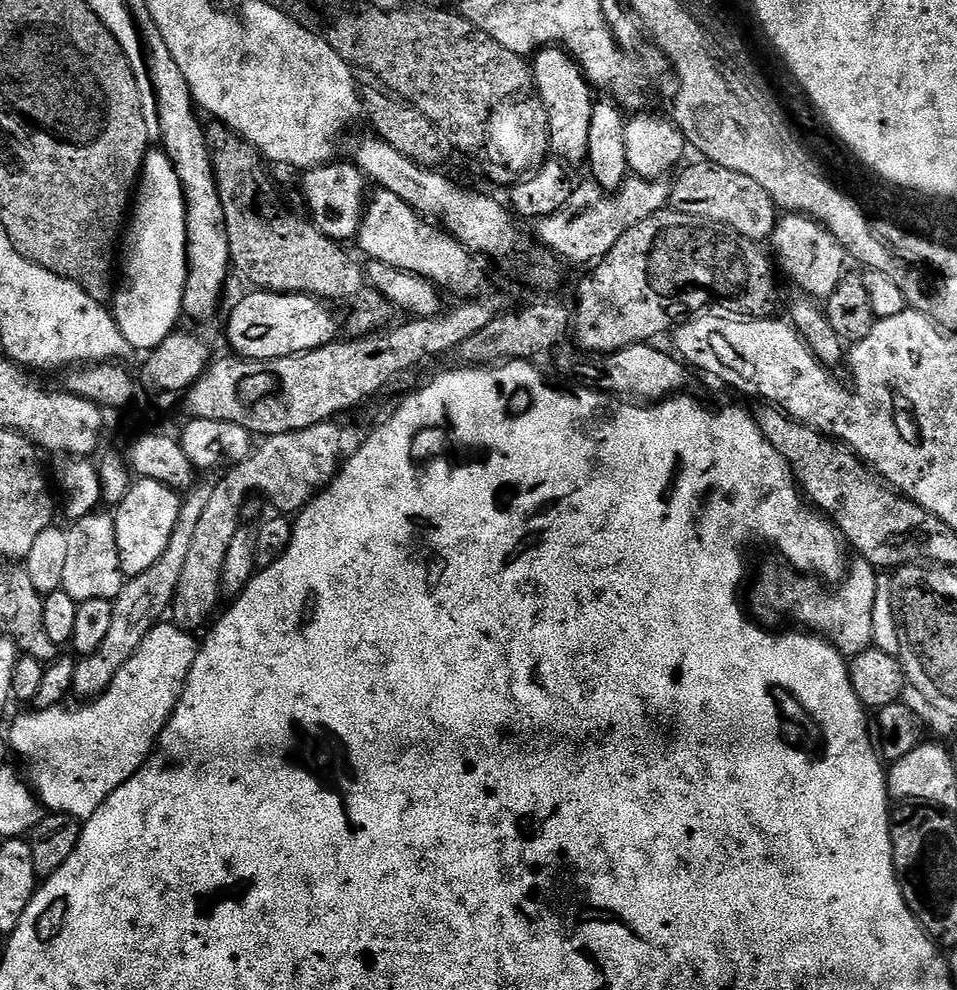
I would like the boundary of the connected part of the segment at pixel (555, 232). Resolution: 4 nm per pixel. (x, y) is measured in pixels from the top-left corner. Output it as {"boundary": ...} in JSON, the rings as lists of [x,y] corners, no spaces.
{"boundary":[[[629,178],[616,192],[608,192],[595,182],[587,183],[577,183],[567,202],[557,212],[543,217],[535,225],[536,232],[540,235],[539,243],[564,262],[569,260],[572,264],[595,265],[604,259],[614,242],[618,242],[618,238],[622,238],[630,226],[646,222],[646,218],[665,211],[670,204],[670,184],[664,178]]]}

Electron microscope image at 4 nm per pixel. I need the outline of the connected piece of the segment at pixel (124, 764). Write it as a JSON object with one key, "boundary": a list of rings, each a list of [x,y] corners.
{"boundary":[[[174,622],[155,624],[146,634],[142,646],[118,670],[110,686],[99,696],[89,699],[81,708],[59,706],[40,711],[28,710],[12,724],[12,733],[6,737],[11,751],[24,759],[28,767],[26,779],[41,805],[49,813],[64,813],[81,822],[90,819],[94,810],[122,786],[152,755],[156,741],[160,739],[168,724],[172,711],[184,693],[184,683],[188,681],[194,658],[198,651],[198,640],[191,631],[179,628]]]}

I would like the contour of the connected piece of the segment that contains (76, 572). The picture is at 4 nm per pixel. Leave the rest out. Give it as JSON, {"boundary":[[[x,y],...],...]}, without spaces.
{"boundary":[[[100,510],[91,512],[67,529],[68,550],[62,573],[62,589],[77,602],[90,598],[113,601],[126,583],[118,558],[116,521],[111,515],[103,516],[102,513]]]}

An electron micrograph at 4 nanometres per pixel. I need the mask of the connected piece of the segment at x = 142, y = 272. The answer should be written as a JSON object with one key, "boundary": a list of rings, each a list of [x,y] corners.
{"boundary":[[[163,150],[149,151],[144,159],[134,200],[122,240],[122,267],[110,311],[129,346],[151,350],[177,331],[188,273],[184,191],[174,162]]]}

